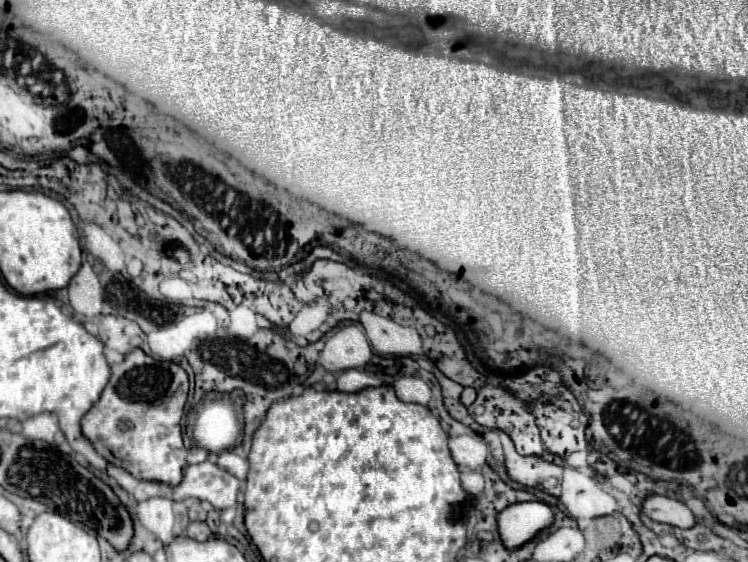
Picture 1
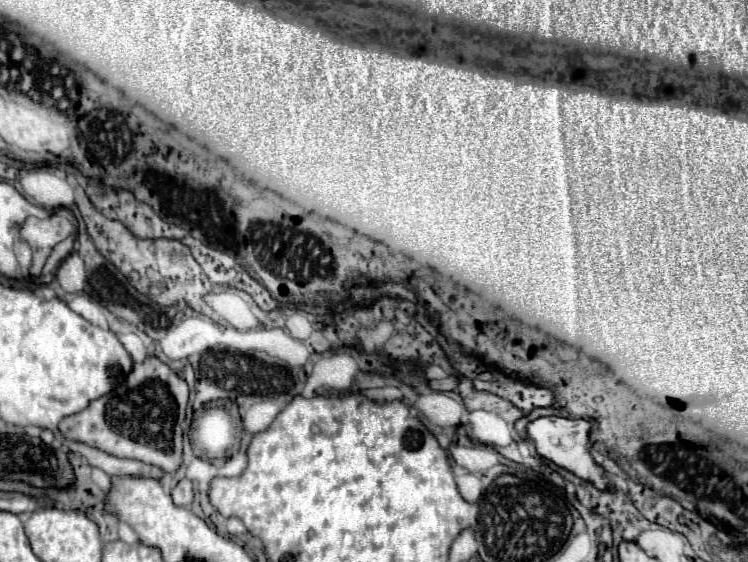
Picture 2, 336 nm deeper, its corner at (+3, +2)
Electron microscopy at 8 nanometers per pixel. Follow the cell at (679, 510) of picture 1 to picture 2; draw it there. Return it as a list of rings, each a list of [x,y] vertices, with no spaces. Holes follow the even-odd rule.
[[[546,416],[546,418],[538,418],[528,424],[528,436],[534,442],[540,456],[544,456],[544,458],[552,460],[556,466],[566,468],[568,472],[580,476],[582,480],[592,482],[598,490],[612,490],[614,484],[612,484],[608,472],[592,458],[592,454],[588,450],[590,430],[592,430],[592,424],[588,420],[572,420],[572,418],[562,418],[562,416]]]

